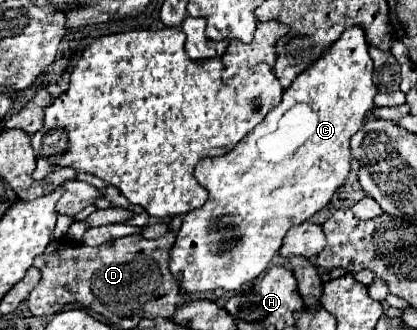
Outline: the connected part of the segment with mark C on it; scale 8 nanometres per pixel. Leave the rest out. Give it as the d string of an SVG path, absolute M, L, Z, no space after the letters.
M361 25L347 27L343 35L327 47L327 51L321 53L321 57L309 65L289 89L283 91L283 101L265 117L263 123L243 137L243 141L239 141L229 153L221 157L203 157L197 163L193 175L209 191L209 197L203 207L193 209L183 217L175 247L171 249L171 271L181 275L183 291L197 293L213 291L217 287L237 291L267 269L269 261L283 245L289 227L307 221L323 209L347 179L351 161L349 139L363 127L365 115L375 105L375 95L373 61L369 57L365 31Z

